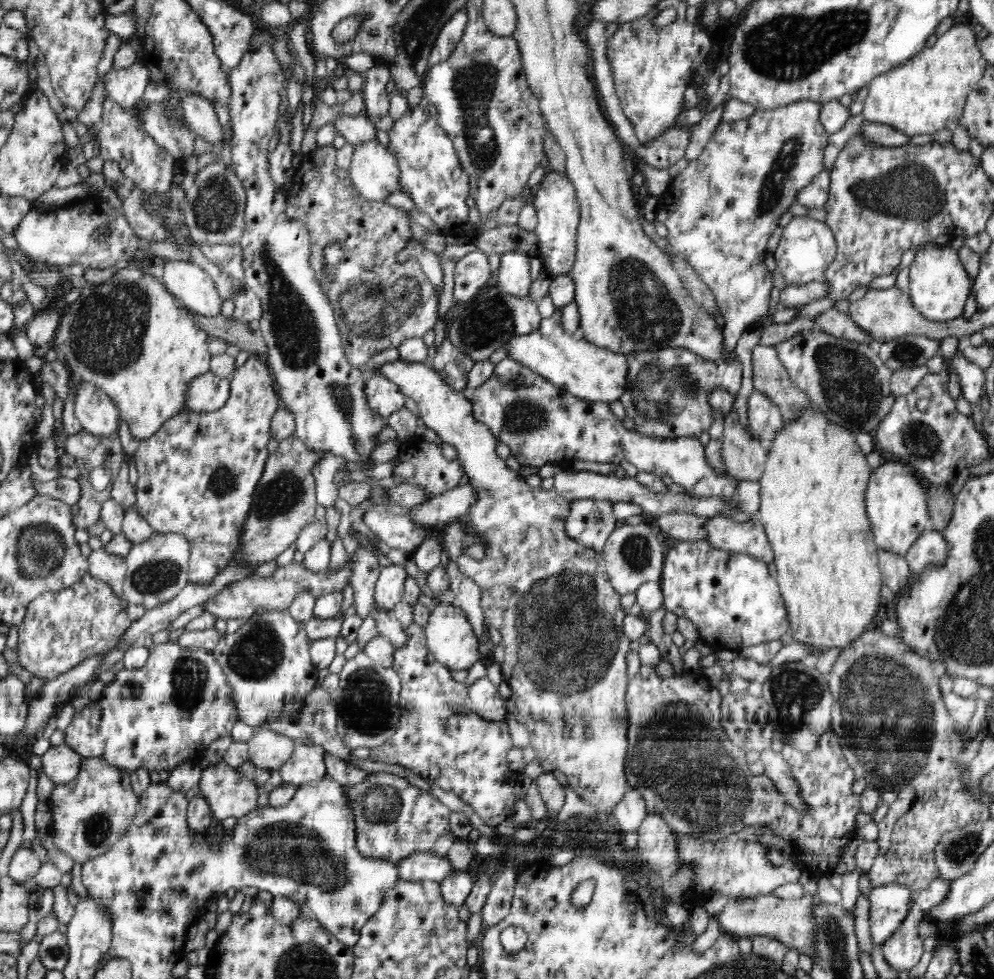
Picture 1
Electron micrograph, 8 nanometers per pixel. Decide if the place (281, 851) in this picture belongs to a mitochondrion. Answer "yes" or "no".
yes

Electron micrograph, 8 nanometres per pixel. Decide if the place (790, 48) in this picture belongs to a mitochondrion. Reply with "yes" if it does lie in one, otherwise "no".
yes

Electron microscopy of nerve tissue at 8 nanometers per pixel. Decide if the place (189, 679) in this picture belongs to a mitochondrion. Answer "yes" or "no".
yes

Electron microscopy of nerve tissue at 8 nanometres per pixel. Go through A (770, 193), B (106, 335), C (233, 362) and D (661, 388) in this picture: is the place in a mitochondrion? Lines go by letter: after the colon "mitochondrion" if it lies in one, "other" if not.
A: mitochondrion
B: mitochondrion
C: other
D: mitochondrion

